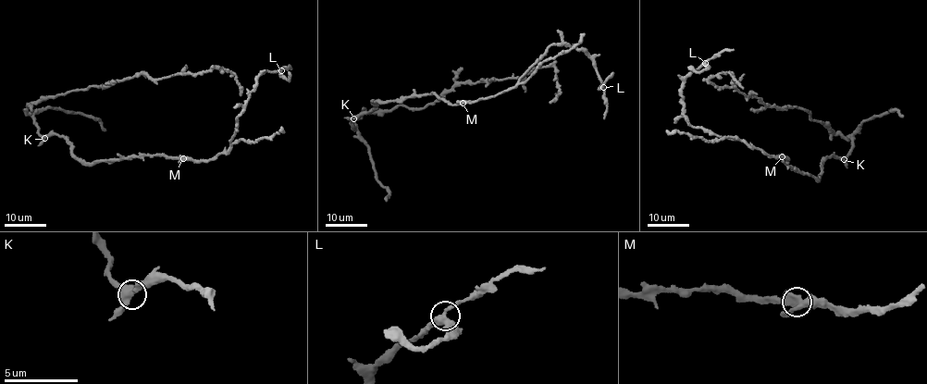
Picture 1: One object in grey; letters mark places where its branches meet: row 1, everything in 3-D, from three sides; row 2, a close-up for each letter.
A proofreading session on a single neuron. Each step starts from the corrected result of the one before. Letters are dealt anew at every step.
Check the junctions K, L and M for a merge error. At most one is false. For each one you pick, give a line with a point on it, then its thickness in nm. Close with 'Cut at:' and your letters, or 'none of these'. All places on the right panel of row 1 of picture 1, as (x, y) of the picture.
Cut at: none of these

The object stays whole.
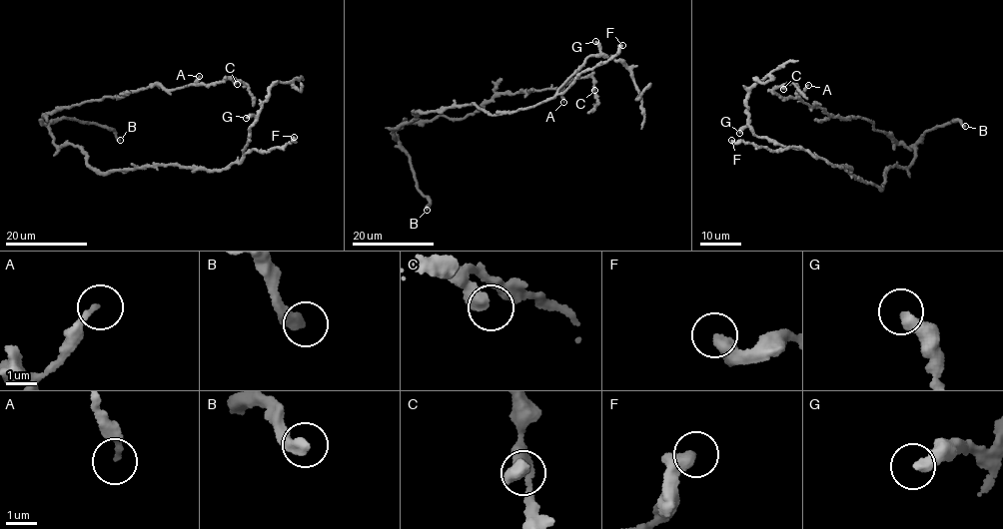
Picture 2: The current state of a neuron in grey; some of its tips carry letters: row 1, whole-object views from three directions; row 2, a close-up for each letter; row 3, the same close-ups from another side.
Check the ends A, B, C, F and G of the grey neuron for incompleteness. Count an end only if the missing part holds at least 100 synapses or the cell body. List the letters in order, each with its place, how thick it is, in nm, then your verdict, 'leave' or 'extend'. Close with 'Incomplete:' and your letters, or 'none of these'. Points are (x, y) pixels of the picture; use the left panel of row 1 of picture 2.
A: at (199, 76); 200 nm thick; leave
B: at (120, 140); 360 nm thick; extend
C: at (237, 84); 500 nm thick; leave
F: at (294, 137); 460 nm thick; leave
G: at (246, 118); 420 nm thick; leave
Incomplete: B

